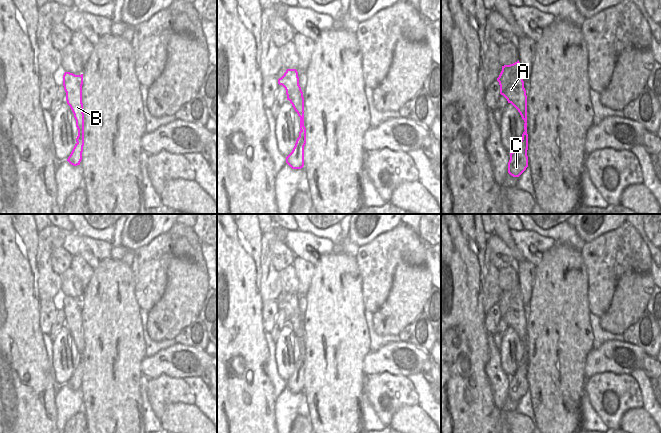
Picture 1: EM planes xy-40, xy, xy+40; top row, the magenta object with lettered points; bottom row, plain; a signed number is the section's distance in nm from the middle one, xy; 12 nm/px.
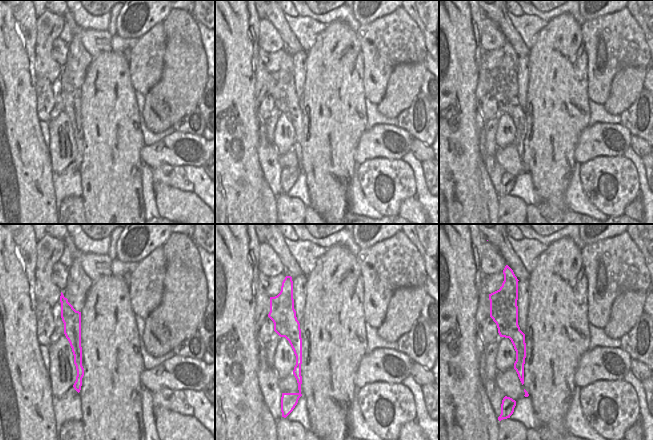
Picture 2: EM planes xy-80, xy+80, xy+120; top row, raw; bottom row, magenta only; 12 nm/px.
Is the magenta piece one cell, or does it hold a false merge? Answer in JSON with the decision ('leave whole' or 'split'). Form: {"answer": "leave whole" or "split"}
{"answer": "split"}

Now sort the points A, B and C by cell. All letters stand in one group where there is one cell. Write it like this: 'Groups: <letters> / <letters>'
Groups: A / B C.

